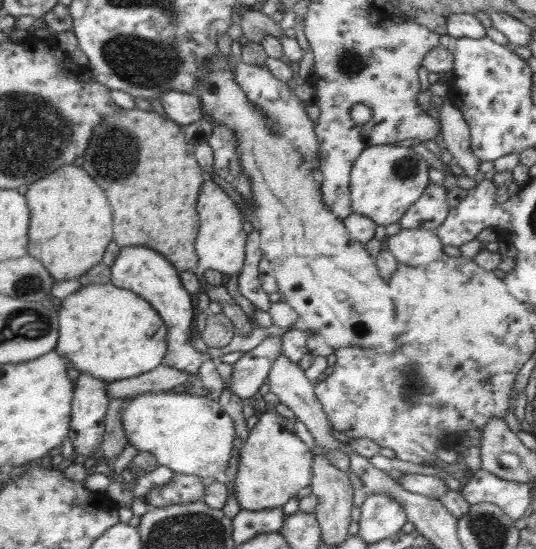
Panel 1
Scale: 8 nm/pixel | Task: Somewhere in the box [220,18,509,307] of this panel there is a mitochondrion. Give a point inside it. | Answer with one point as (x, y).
(350, 62)

